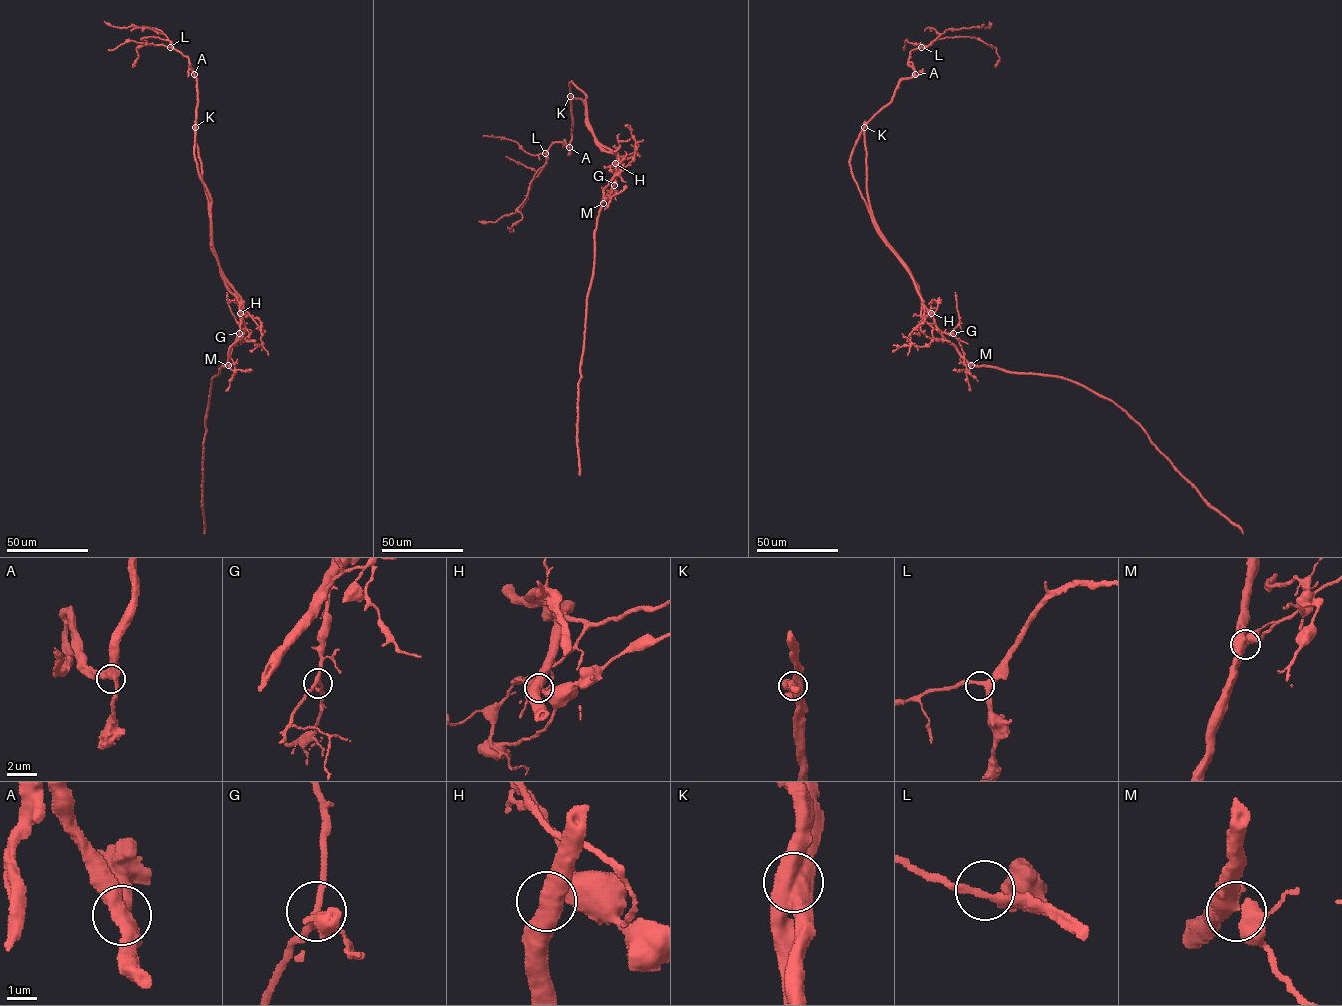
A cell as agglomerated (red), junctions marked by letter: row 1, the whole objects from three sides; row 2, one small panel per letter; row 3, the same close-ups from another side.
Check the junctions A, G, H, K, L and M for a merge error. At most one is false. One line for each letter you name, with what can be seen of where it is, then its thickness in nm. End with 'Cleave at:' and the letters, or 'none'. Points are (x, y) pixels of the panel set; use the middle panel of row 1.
K: (570, 96) | 600 nm
Cleave at: K

